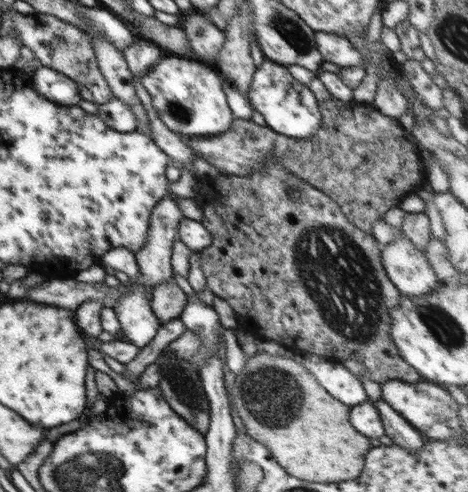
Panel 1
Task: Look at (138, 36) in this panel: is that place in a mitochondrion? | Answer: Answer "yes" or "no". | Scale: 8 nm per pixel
no

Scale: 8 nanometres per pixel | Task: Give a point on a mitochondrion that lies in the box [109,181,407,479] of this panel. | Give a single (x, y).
(336, 272)

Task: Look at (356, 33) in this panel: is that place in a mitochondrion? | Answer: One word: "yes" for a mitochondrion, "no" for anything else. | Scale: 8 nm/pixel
no

